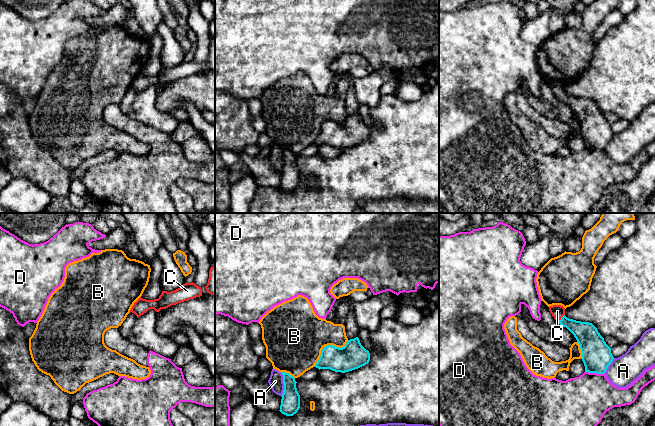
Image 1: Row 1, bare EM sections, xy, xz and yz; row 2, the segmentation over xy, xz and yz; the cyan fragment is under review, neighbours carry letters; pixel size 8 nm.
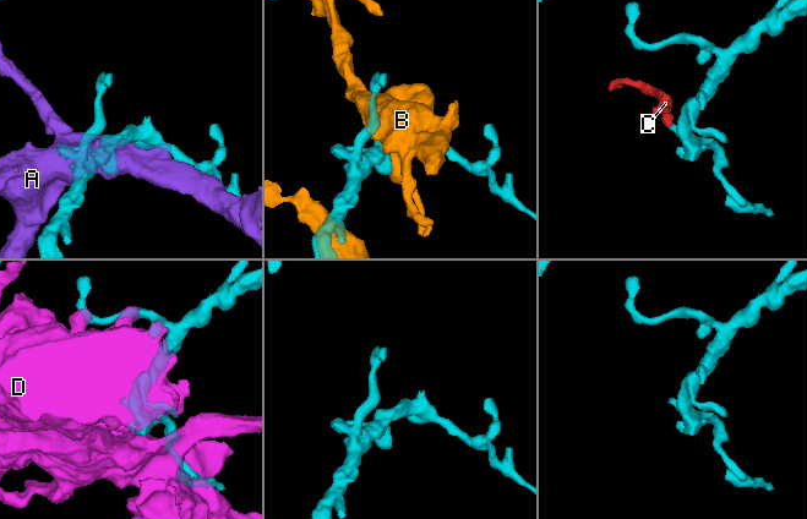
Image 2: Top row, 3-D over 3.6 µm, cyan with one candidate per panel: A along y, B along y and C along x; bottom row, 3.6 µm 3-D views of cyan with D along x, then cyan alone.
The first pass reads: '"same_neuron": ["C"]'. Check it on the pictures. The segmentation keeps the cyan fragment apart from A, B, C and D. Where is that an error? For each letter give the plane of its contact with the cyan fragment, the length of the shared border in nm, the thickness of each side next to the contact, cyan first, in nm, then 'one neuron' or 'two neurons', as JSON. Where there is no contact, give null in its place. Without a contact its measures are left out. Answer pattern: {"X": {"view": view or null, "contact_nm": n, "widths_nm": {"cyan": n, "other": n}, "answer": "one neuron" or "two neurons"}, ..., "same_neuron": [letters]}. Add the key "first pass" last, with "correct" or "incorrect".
{"A": {"view": "xz", "contact_nm": 190, "widths_nm": {"cyan": 160, "other": 120}, "answer": "two neurons"}, "B": {"view": "xz", "contact_nm": 360, "widths_nm": {"cyan": 220, "other": 420}, "answer": "two neurons"}, "C": {"view": "yz", "contact_nm": 90, "widths_nm": {"cyan": 190, "other": 110}, "answer": "one neuron"}, "D": {"view": "yz", "contact_nm": 160, "widths_nm": {"cyan": 240, "other": 400}, "answer": "two neurons"}, "same_neuron": ["C"], "first pass": "correct"}

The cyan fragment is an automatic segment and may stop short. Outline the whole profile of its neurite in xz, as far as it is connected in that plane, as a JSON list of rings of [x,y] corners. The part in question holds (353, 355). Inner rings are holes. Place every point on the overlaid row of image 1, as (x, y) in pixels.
[[[358,337],[347,341],[344,347],[333,345],[323,347],[321,356],[314,367],[330,369],[335,372],[349,372],[358,369],[370,361],[370,353],[360,343]]]

